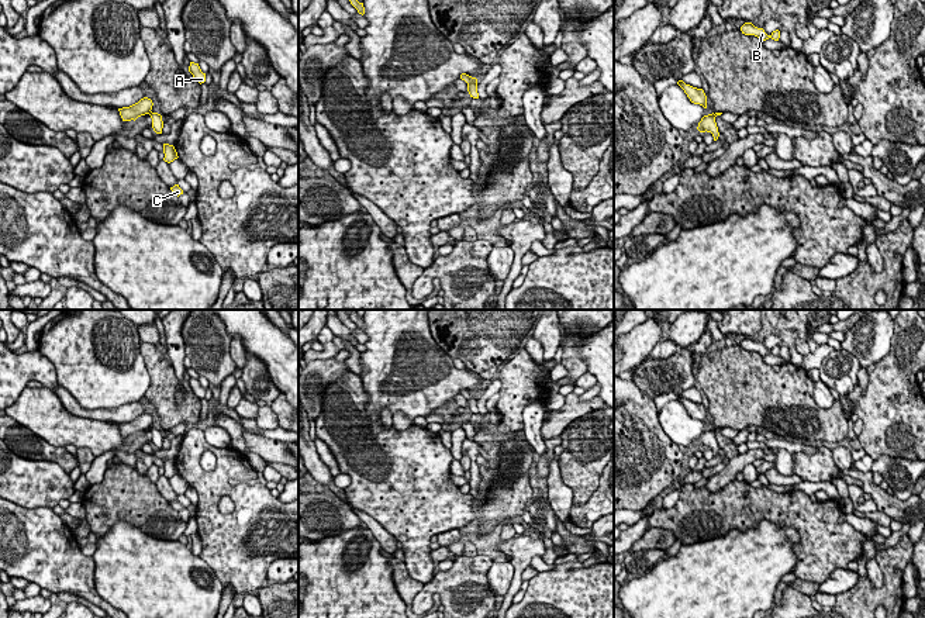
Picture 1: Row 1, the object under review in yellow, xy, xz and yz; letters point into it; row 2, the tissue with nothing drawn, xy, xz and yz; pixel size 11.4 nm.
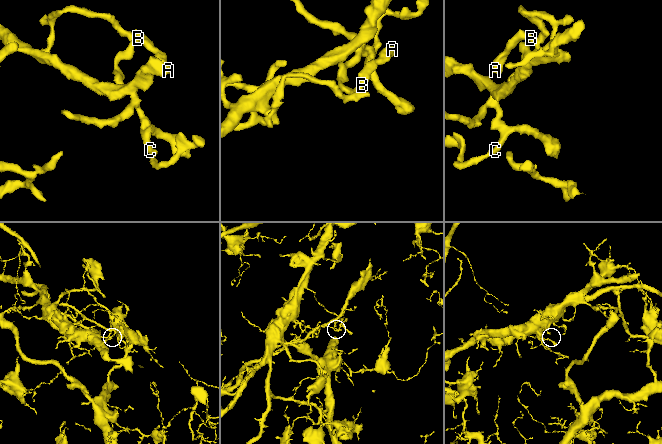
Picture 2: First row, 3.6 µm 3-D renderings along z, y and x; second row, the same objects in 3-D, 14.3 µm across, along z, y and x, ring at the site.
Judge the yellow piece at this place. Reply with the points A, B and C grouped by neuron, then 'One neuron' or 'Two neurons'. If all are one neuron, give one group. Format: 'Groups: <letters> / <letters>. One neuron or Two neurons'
Groups: A B / C. Two neurons

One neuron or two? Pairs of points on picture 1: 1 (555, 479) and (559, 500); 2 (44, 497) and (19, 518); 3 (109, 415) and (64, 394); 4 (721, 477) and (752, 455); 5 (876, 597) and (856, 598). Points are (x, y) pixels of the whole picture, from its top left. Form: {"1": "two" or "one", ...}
{"1": "one", "2": "two", "3": "one", "4": "one", "5": "one"}

